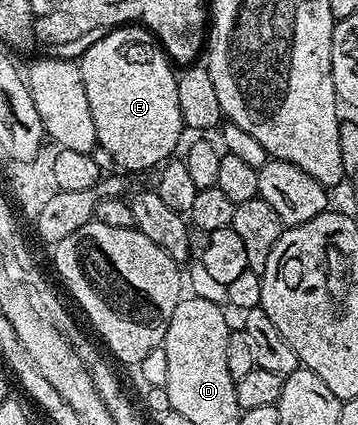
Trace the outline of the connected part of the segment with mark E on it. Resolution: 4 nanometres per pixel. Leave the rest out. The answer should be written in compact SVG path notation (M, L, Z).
M130 23L108 30L81 54L79 64L83 75L83 91L87 91L87 103L91 103L91 119L95 119L98 146L107 148L118 170L149 169L152 165L157 167L178 152L177 144L185 124L179 111L177 73L169 56L148 29Z

